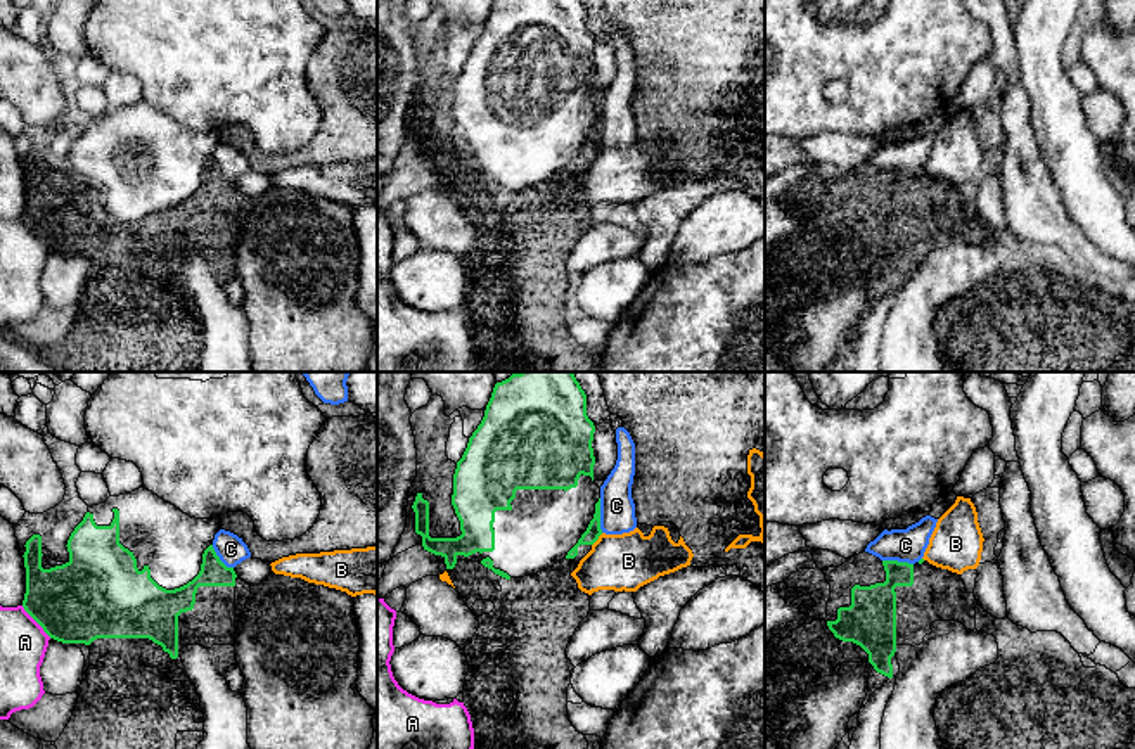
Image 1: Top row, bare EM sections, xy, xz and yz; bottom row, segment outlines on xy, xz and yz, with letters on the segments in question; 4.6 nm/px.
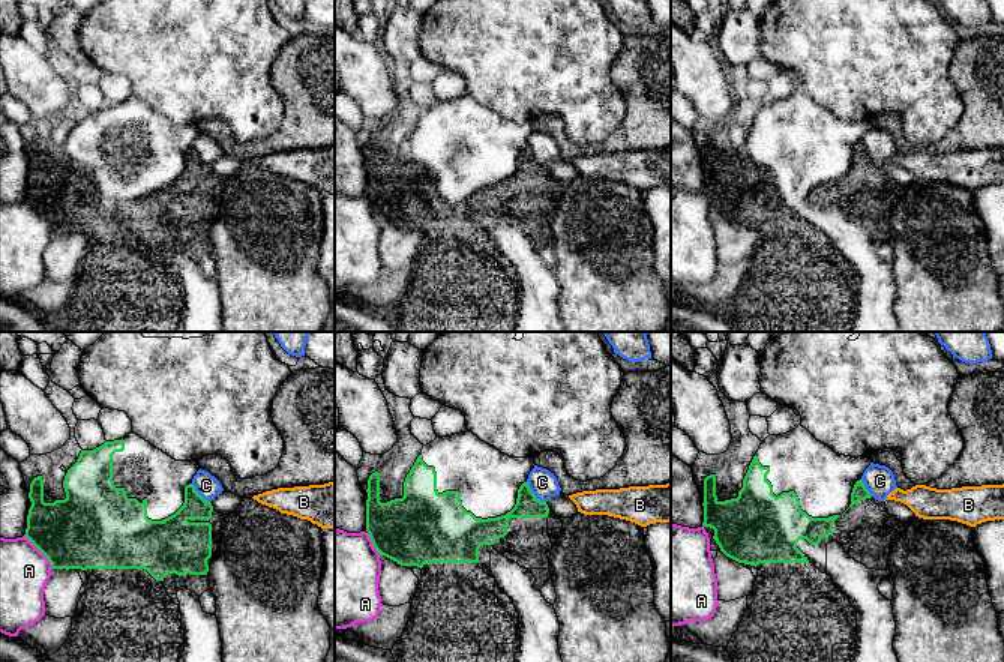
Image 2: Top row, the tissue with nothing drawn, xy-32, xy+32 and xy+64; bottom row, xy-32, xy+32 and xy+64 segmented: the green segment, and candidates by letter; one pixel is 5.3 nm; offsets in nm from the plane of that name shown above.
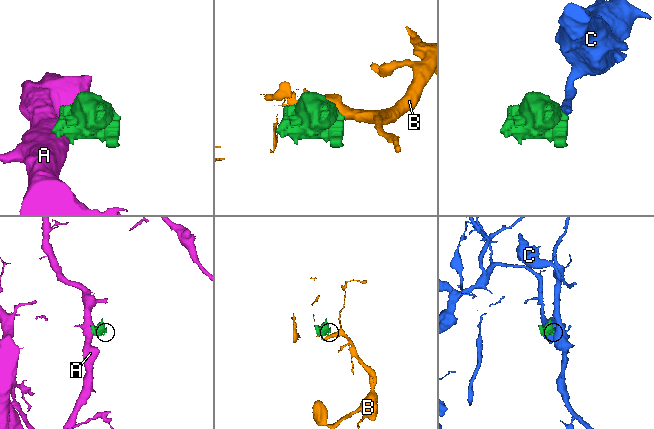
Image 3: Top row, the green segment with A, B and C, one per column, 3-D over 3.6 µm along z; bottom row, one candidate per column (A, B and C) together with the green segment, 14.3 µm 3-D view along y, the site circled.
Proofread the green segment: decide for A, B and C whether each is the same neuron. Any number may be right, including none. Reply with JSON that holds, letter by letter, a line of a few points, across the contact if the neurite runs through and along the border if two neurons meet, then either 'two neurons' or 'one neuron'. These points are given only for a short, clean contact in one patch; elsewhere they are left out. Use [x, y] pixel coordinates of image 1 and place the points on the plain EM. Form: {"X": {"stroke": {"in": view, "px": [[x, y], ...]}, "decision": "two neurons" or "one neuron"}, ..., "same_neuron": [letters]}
{"A": {"decision": "two neurons"}, "B": {"decision": "two neurons"}, "C": {"stroke": {"in": "xz", "px": [[599, 111], [599, 140], [602, 144]]}, "decision": "two neurons"}, "same_neuron": []}

